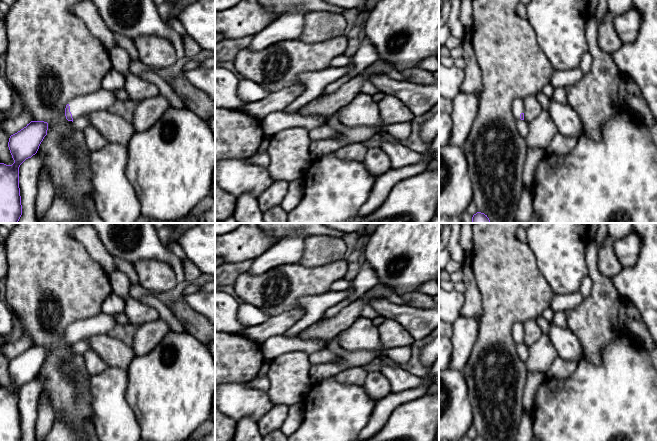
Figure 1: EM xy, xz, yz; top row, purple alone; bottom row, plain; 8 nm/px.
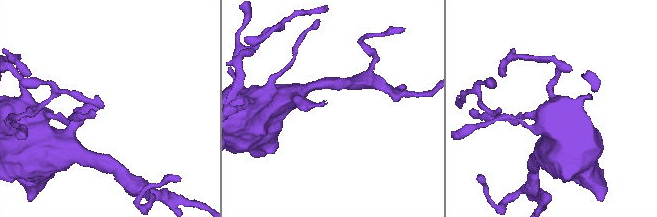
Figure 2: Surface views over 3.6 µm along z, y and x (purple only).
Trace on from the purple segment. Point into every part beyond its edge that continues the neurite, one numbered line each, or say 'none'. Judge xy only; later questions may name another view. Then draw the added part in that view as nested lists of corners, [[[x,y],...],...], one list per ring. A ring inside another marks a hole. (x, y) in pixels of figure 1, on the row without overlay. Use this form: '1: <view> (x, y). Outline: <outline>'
1: xy (102, 323). Outline: [[[100,313],[94,317],[73,322],[68,328],[74,344],[93,335],[107,334],[116,325],[116,315]]]

